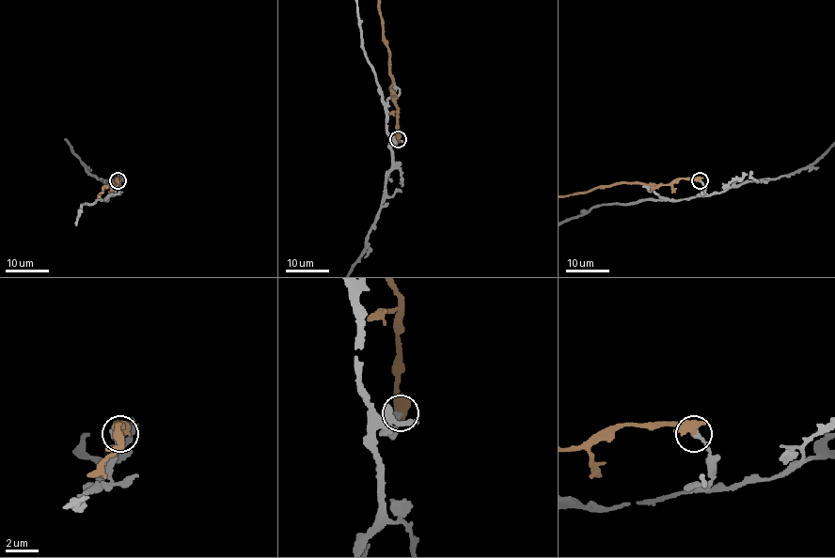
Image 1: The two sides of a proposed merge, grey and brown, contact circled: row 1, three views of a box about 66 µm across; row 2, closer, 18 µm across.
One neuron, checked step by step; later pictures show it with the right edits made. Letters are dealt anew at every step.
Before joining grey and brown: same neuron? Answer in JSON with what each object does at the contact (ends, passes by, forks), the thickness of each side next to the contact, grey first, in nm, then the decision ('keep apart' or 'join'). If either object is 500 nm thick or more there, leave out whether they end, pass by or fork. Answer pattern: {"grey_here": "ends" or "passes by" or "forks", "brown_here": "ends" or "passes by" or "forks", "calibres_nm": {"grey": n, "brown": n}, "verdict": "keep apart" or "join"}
{"calibres_nm": {"grey": 380, "brown": 650}, "verdict": "keep apart"}

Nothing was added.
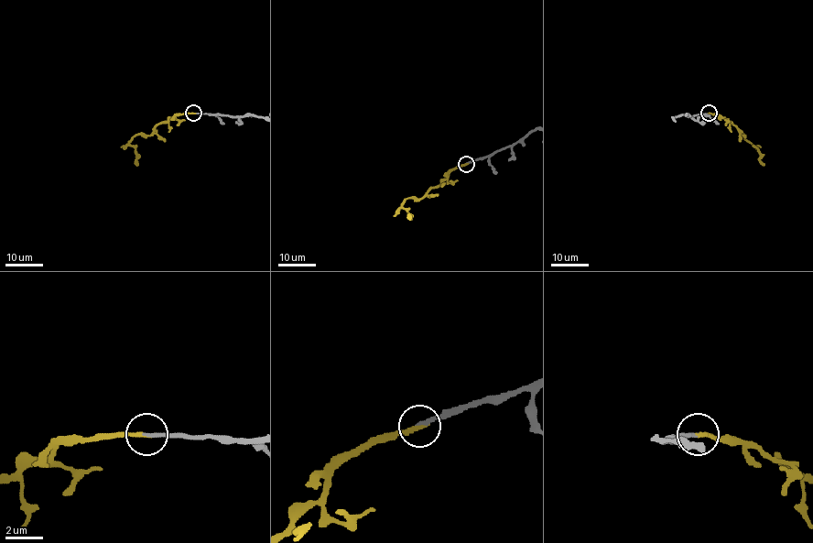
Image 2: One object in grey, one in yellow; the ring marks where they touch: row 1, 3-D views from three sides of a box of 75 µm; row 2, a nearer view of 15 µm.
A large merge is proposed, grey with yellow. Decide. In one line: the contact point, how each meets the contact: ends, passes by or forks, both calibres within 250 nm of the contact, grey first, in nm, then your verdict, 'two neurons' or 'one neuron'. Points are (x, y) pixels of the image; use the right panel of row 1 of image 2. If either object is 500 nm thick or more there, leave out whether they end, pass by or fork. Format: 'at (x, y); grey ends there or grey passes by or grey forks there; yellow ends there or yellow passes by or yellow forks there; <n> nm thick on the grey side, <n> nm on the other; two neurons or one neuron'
at (709, 113); grey ends there; yellow ends there; 170 nm thick on the grey side, 240 nm on the other; one neuron

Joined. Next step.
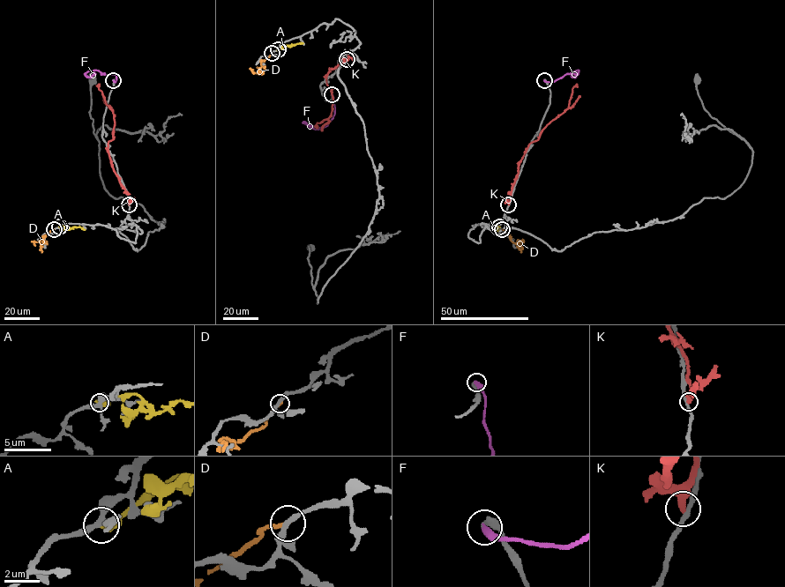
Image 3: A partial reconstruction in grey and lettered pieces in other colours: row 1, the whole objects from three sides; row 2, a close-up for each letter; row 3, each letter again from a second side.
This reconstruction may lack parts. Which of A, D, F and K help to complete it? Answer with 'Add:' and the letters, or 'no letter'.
Add: F

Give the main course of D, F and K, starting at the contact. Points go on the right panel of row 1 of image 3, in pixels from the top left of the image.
D: (502, 229), (505, 230), (514, 242), (520, 241), (517, 242), (520, 252)
F: (544, 80), (554, 82), (568, 74), (576, 75), (579, 70), (571, 76), (574, 77), (577, 74)
K: (508, 204), (525, 151), (538, 138), (541, 131), (568, 107), (572, 89), (577, 84)

